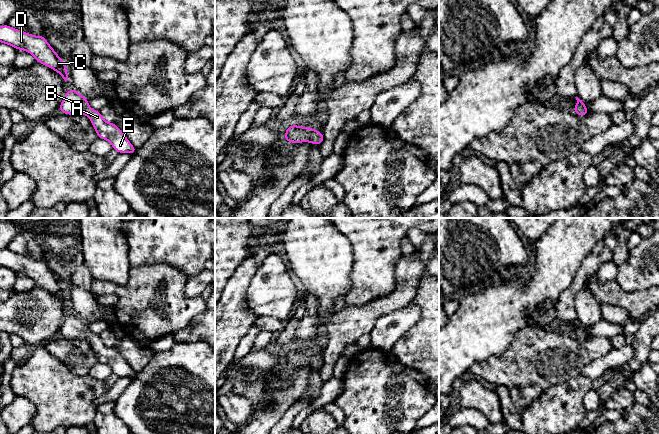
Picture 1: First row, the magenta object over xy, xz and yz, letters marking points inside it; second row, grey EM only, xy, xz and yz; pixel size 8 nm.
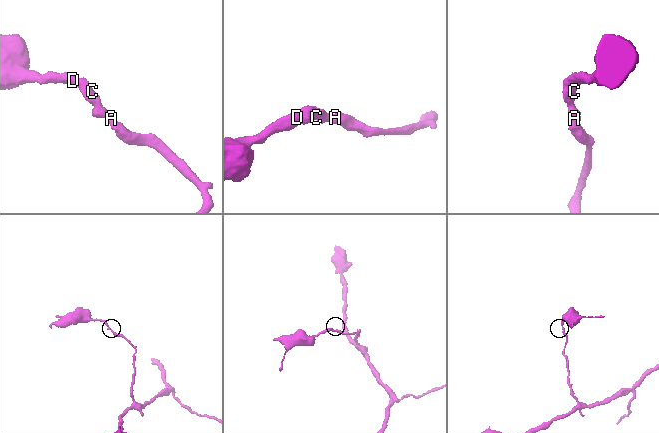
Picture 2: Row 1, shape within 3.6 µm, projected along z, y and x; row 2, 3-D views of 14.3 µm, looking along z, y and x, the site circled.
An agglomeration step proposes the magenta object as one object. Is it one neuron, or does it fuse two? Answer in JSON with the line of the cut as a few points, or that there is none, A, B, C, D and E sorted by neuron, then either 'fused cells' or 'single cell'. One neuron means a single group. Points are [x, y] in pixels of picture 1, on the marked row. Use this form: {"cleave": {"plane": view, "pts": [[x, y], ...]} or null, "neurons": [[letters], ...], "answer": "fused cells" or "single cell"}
{"cleave": null, "neurons": [["A", "B", "C", "D", "E"]], "answer": "single cell"}

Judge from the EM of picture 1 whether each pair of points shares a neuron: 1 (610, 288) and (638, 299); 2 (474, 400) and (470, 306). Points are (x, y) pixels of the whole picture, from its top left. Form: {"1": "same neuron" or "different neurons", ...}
{"1": "same neuron", "2": "different neurons"}

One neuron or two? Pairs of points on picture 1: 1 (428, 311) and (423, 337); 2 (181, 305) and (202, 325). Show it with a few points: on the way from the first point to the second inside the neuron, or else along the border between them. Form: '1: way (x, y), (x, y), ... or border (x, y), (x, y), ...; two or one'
1: way (428, 317), (428, 331); one
2: border (204, 310), (185, 327), (176, 332); two

